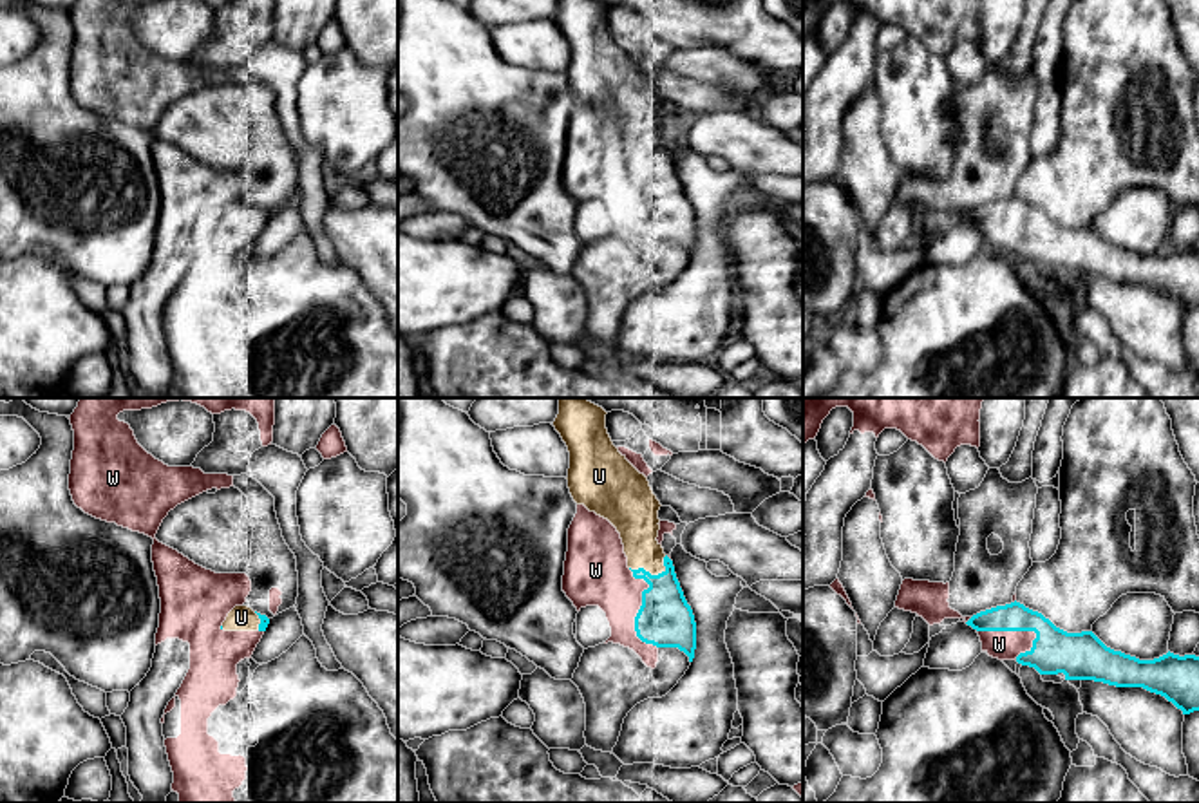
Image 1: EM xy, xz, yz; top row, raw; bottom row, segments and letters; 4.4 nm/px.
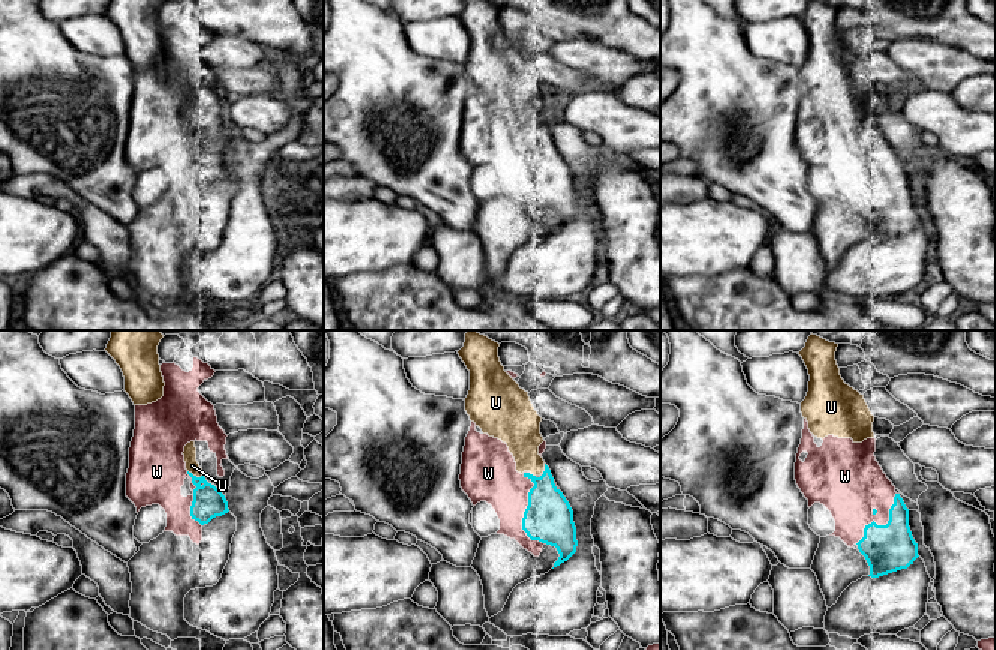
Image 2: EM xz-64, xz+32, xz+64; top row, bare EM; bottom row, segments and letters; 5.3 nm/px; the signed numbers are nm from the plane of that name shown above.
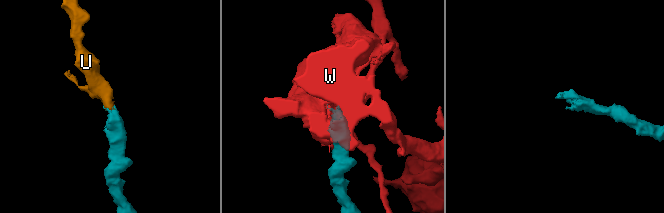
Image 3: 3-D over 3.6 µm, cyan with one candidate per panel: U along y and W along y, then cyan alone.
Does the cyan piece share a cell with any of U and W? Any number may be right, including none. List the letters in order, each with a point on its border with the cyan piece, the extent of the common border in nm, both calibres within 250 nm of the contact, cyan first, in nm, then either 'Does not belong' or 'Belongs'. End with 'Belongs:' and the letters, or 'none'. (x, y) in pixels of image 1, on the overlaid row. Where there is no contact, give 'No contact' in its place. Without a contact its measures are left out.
U: Touches cyan at xz (653, 576). Shared border 180 nm. Thickness 240 nm (cyan) against 190 nm. Belongs
W: Touches cyan at xz (639, 610). Shared border 380 nm. Thickness 240 nm (cyan) against 280 nm. Does not belong
Belongs: U

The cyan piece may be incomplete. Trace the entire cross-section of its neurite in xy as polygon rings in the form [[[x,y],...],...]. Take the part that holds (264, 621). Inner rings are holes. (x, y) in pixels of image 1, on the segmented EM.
[[[235,606],[226,620],[222,622],[221,629],[224,631],[266,631],[269,619],[253,611],[248,606]]]

